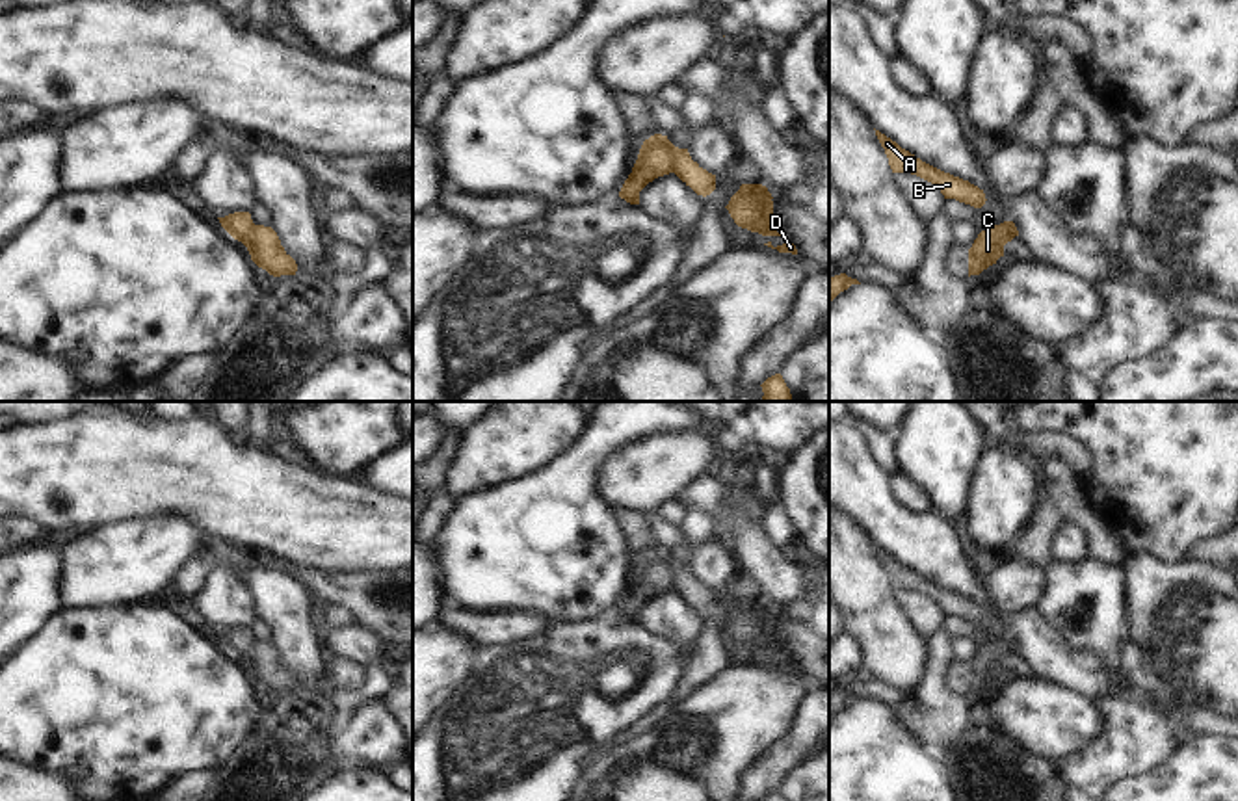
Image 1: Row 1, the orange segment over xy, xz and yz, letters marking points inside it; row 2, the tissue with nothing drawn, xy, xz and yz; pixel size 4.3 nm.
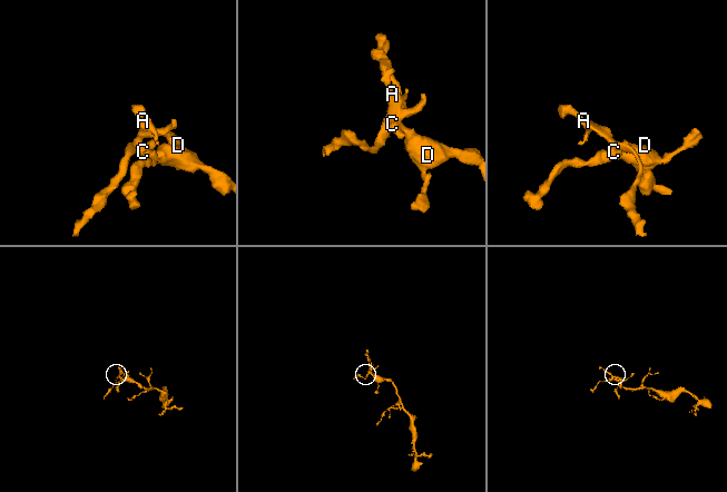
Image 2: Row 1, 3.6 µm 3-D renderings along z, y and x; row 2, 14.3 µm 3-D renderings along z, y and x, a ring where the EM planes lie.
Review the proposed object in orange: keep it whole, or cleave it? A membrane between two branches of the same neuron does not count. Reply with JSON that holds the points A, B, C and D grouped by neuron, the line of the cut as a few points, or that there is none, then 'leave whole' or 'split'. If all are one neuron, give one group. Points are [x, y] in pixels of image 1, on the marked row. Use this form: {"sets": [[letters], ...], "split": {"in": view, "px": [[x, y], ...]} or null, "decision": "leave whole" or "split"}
{"sets": [["A", "B"], ["C", "D"]], "split": {"in": "xz", "px": [[670, 144], [670, 168], [673, 171]]}, "decision": "split"}

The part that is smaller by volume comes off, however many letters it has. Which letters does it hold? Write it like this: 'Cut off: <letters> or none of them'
Cut off: A, B

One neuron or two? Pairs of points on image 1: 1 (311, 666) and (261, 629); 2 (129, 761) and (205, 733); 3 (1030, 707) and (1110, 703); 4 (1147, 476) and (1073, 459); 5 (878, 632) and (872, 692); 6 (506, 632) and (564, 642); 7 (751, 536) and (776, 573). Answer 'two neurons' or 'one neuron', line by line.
1: two neurons
2: one neuron
3: two neurons
4: two neurons
5: two neurons
6: two neurons
7: one neuron

